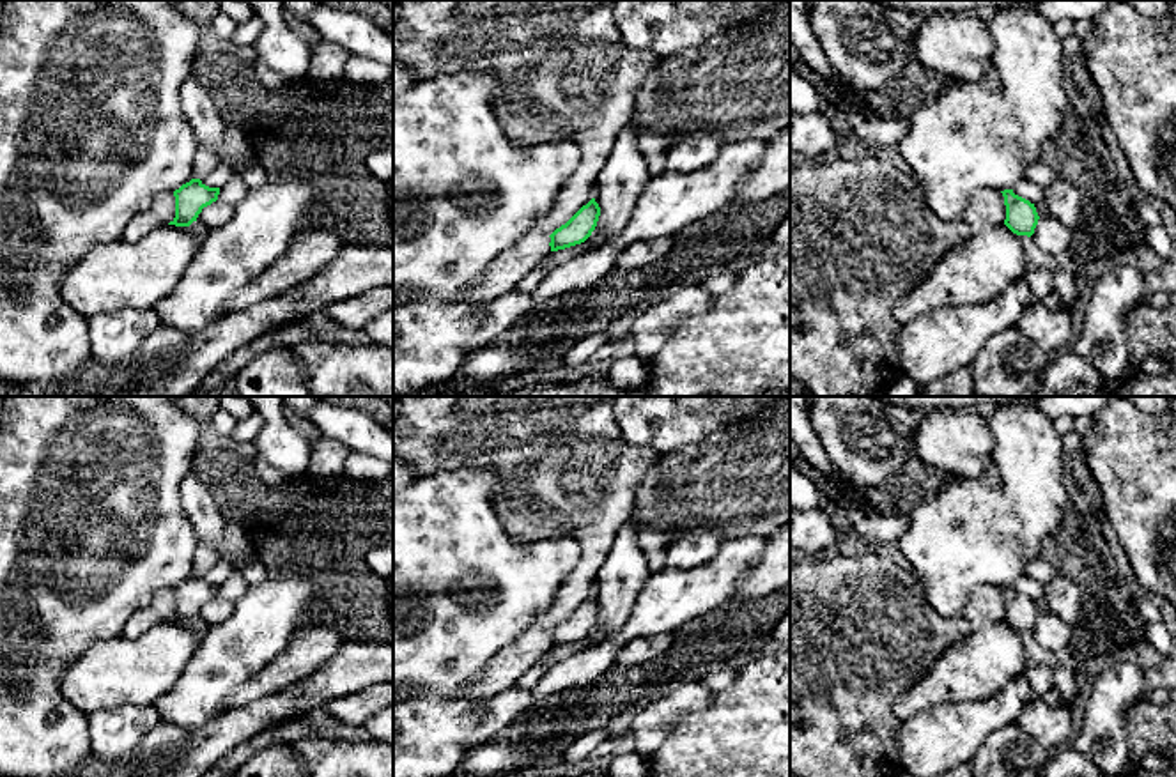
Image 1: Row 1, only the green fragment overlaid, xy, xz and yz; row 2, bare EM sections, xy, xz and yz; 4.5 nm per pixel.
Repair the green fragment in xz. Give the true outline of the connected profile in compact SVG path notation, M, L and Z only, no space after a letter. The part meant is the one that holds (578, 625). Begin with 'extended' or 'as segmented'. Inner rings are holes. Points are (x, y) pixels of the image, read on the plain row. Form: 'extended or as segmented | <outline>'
as segmented | M592 595L565 621L556 625L549 632L551 648L565 646L584 639L595 627L599 612L600 612L600 604L595 598L595 595Z

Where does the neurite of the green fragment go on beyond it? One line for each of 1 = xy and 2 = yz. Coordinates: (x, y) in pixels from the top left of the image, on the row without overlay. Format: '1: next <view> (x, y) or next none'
1: next none
2: next none

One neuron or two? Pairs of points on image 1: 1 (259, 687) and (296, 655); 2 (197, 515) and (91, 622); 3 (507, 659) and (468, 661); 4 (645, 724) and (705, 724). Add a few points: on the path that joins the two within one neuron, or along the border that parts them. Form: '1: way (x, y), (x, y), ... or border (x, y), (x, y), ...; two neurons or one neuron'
1: way (268, 682), (287, 664); one neuron
2: border (179, 482), (179, 503), (199, 540); two neurons
3: border (523, 632), (505, 645), (463, 689); two neurons
4: border (709, 701), (704, 708), (684, 714), (649, 758); two neurons

